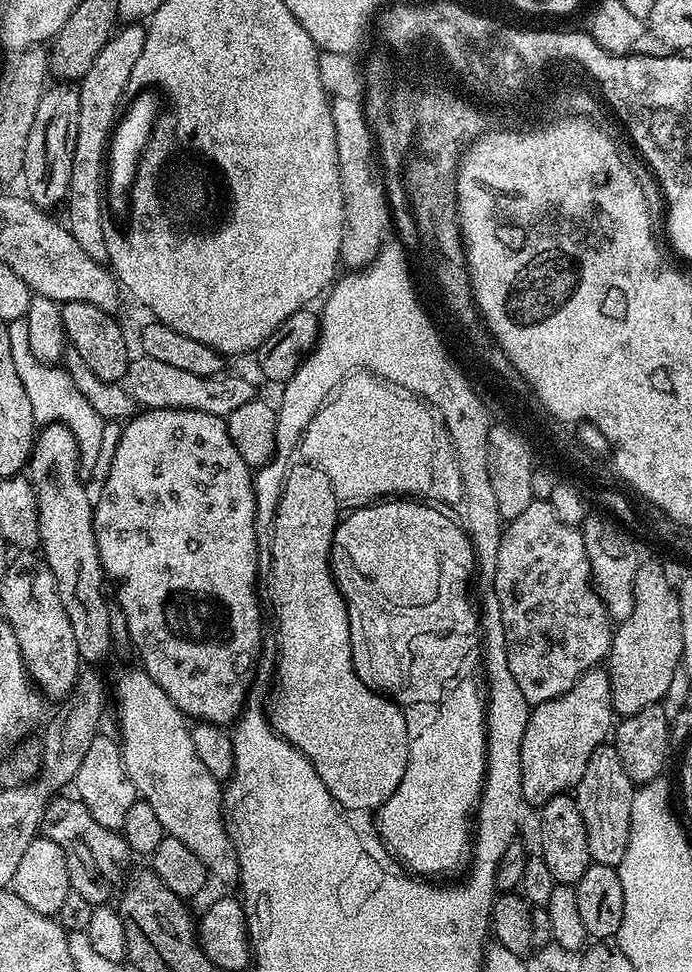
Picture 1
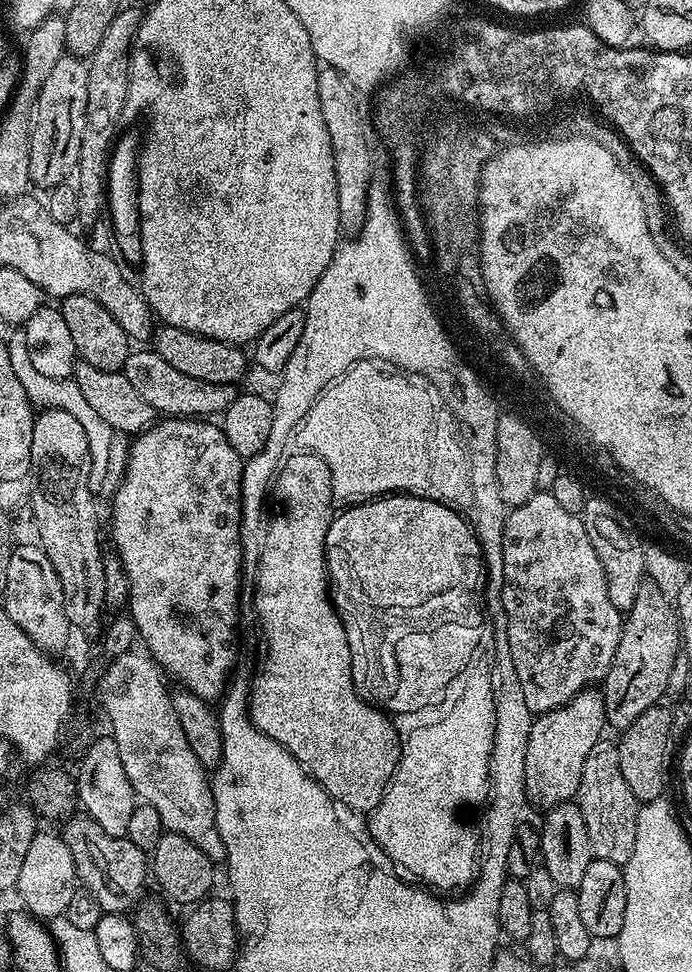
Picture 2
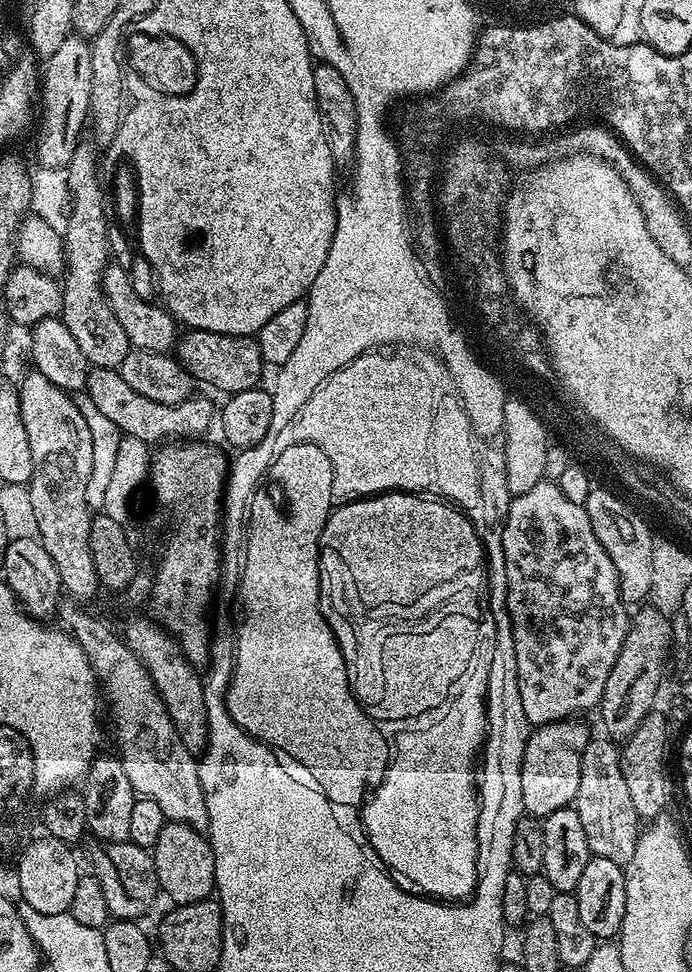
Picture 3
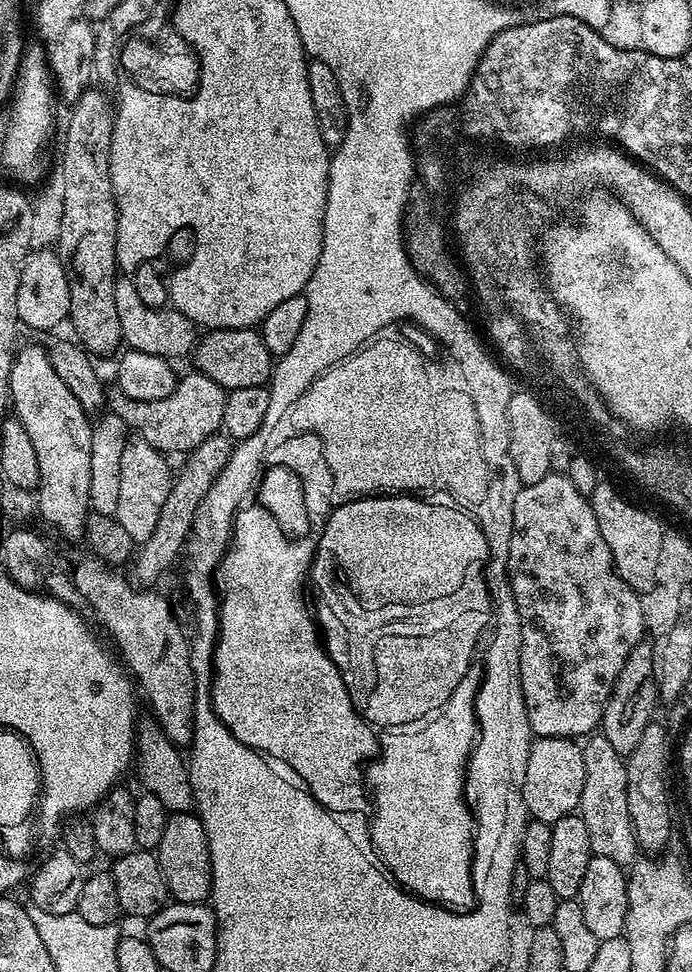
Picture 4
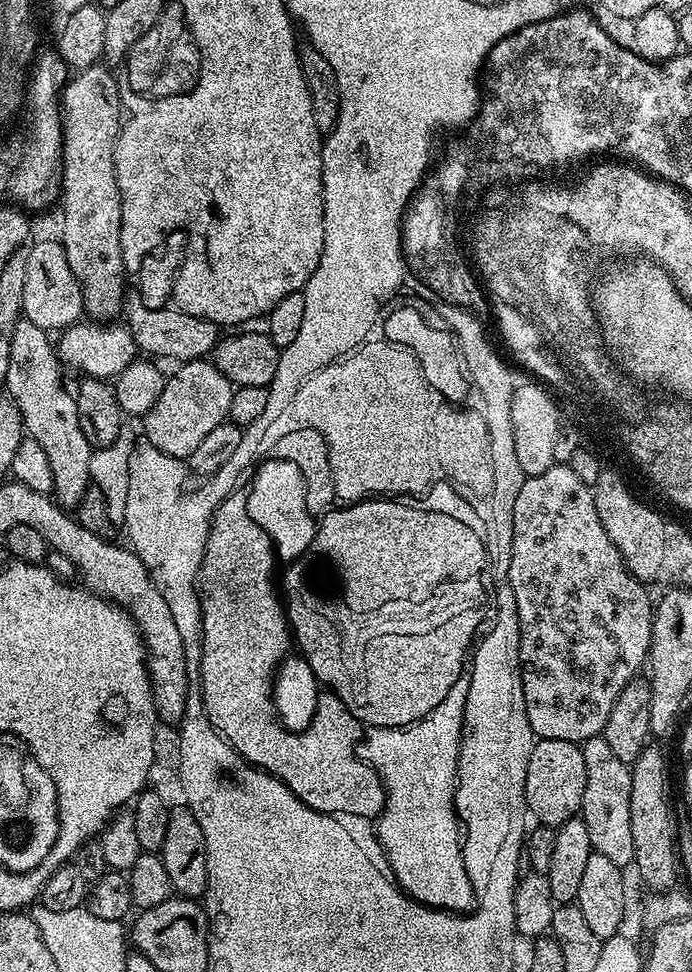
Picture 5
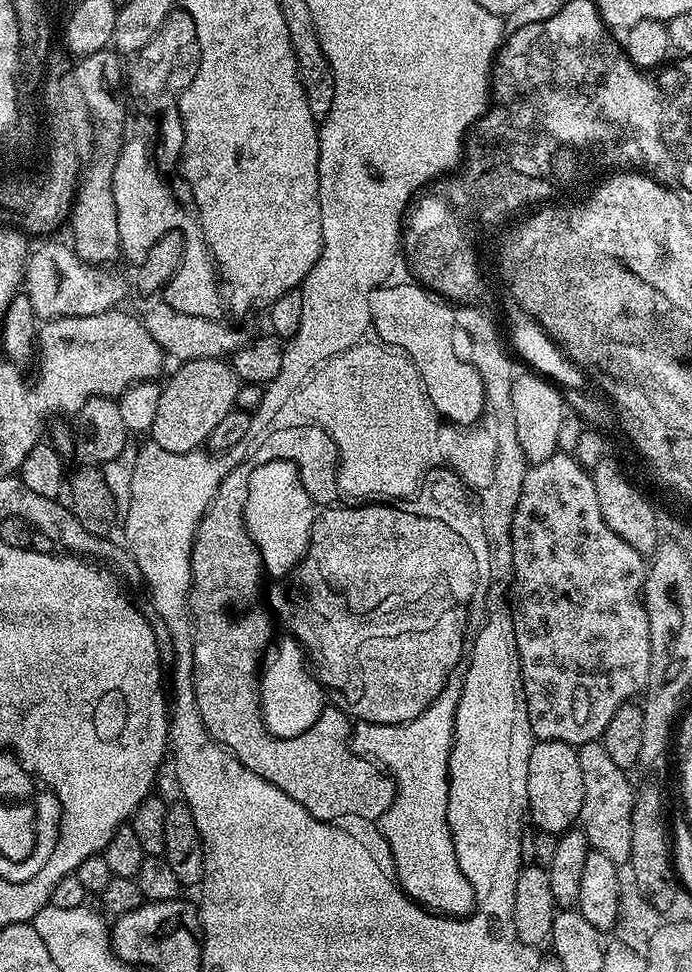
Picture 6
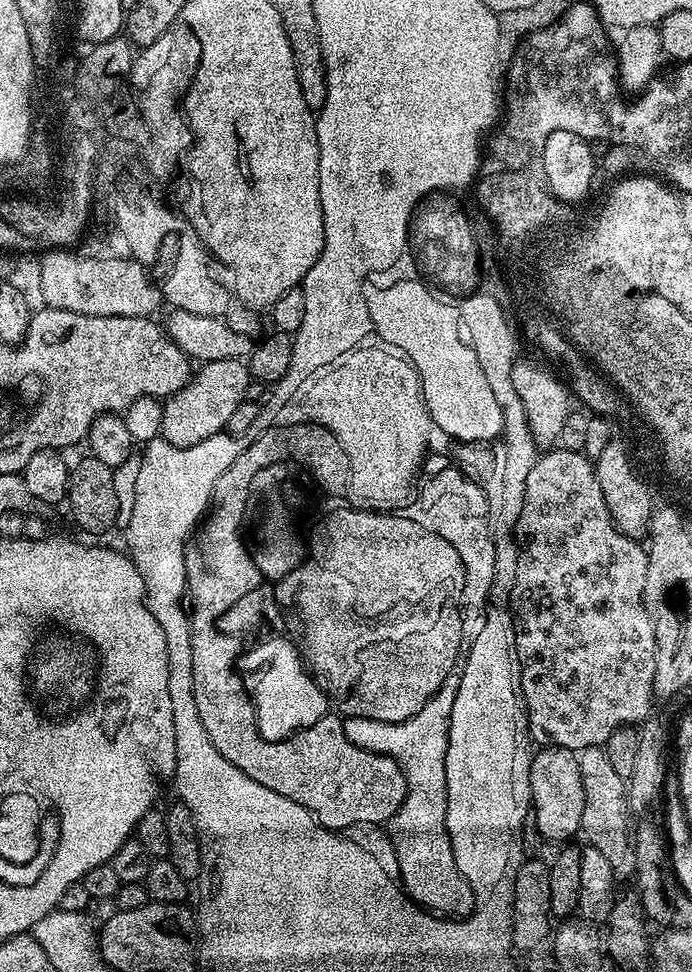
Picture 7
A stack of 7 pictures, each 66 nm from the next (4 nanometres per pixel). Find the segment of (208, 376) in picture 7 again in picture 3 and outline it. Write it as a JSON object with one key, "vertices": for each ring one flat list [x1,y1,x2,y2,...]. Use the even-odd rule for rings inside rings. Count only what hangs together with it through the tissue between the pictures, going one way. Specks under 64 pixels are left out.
{"vertices":[[92,368,88,373,86,395,105,418,110,418,114,426,125,436,133,436,149,446,161,442,180,442,185,438,200,438,204,431,214,424,214,408,206,397,194,394,177,404,150,402,142,394,137,394,125,380,120,371,114,368]]}

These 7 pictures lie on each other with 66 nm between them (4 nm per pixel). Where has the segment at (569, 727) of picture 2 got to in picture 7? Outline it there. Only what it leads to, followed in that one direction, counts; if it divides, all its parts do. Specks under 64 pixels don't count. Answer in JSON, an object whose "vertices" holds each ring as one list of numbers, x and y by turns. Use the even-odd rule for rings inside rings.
{"vertices":[[544,746,532,758,530,766,530,790,532,808,537,812,537,824,543,839,558,839,568,842,575,832,581,831,582,806,582,770,578,770,577,753,570,748]]}

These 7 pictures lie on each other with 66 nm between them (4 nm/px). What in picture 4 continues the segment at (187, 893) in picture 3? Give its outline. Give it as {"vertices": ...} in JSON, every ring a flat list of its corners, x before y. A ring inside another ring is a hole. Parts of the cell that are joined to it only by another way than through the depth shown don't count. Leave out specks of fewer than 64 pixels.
{"vertices":[[173,811,166,822,166,830,162,833,162,842,154,850,158,862,162,866,162,874,166,878,169,897,181,904,203,904,212,895,212,867,210,866,210,850,206,830,202,826,195,811]]}

